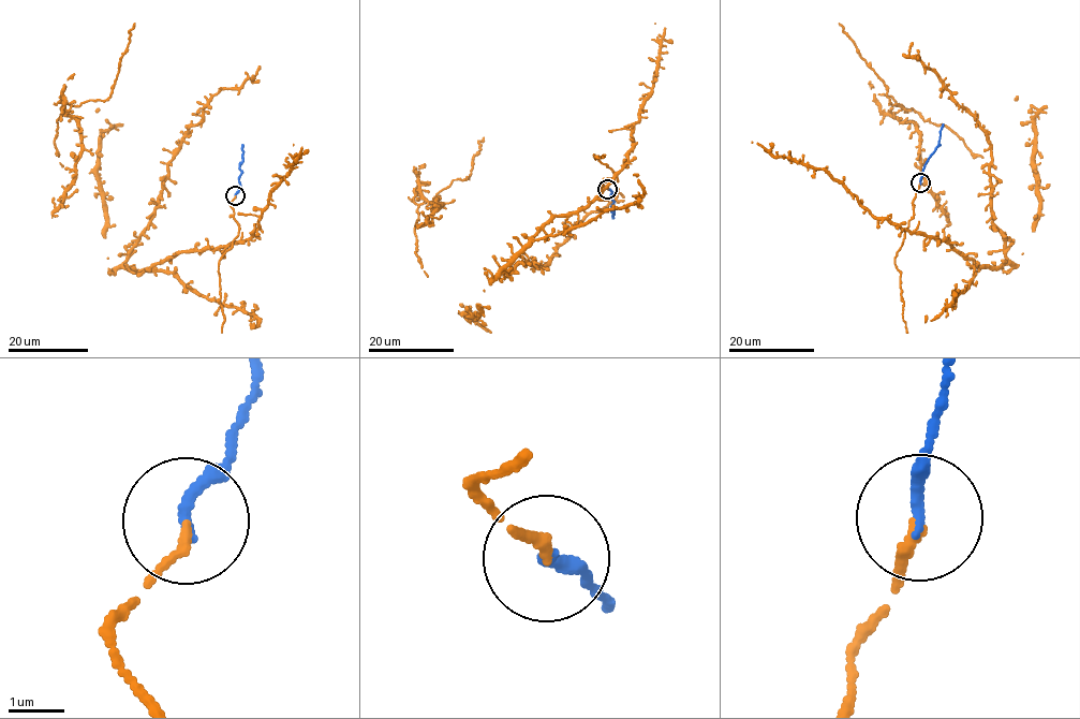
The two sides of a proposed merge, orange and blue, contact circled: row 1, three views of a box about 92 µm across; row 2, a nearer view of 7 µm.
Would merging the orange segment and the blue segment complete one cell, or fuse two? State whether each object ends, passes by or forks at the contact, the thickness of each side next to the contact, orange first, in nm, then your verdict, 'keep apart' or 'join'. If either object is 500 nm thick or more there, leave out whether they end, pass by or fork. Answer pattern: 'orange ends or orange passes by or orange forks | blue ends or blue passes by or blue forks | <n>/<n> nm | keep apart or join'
orange ends | blue ends | 170/240 nm | join

